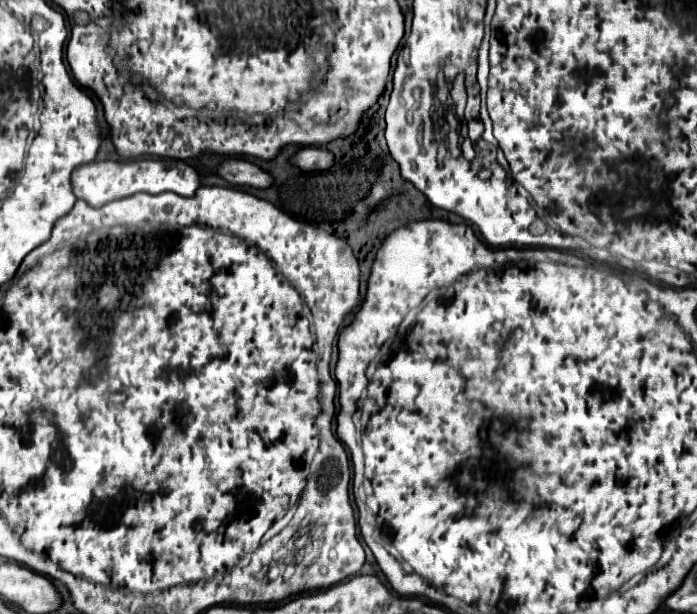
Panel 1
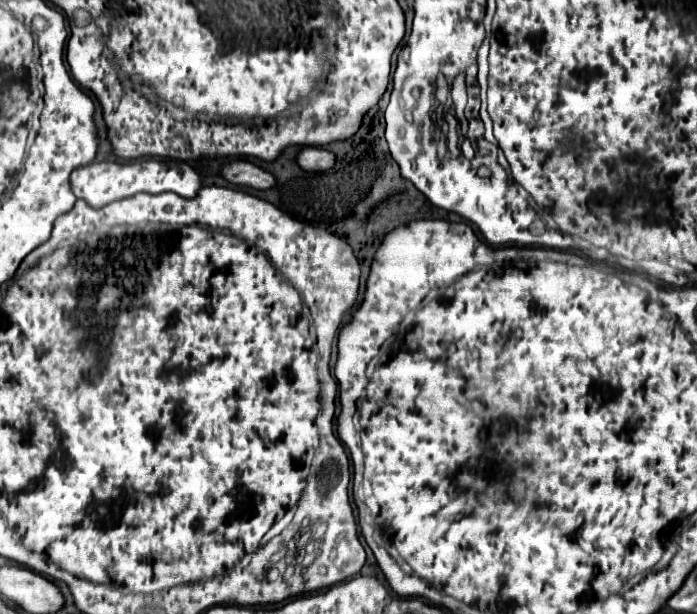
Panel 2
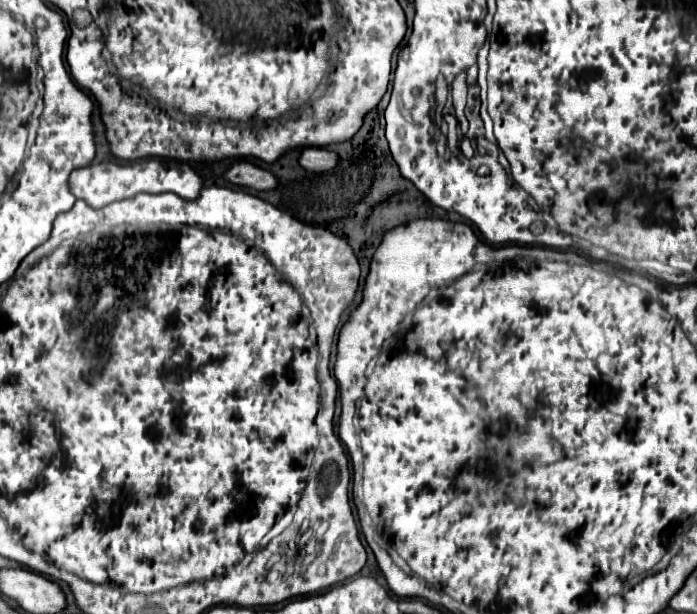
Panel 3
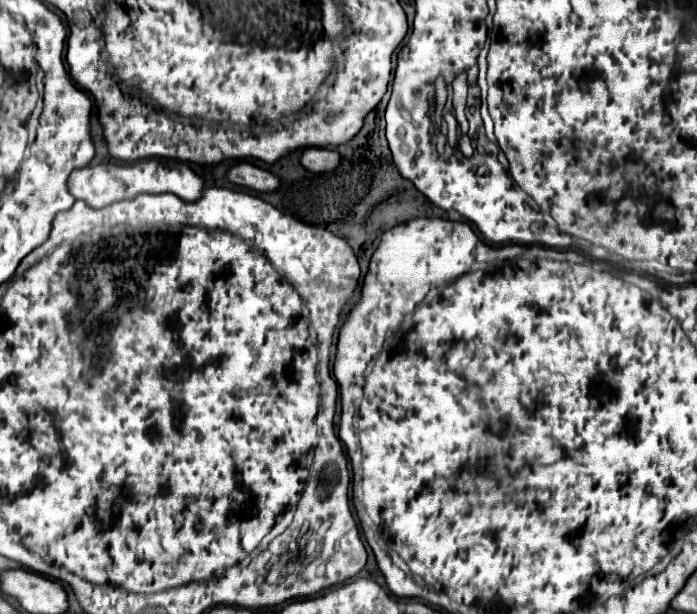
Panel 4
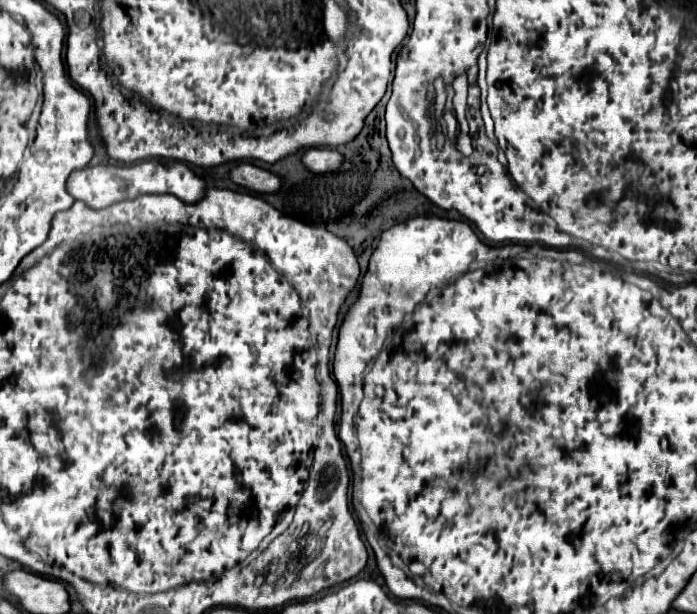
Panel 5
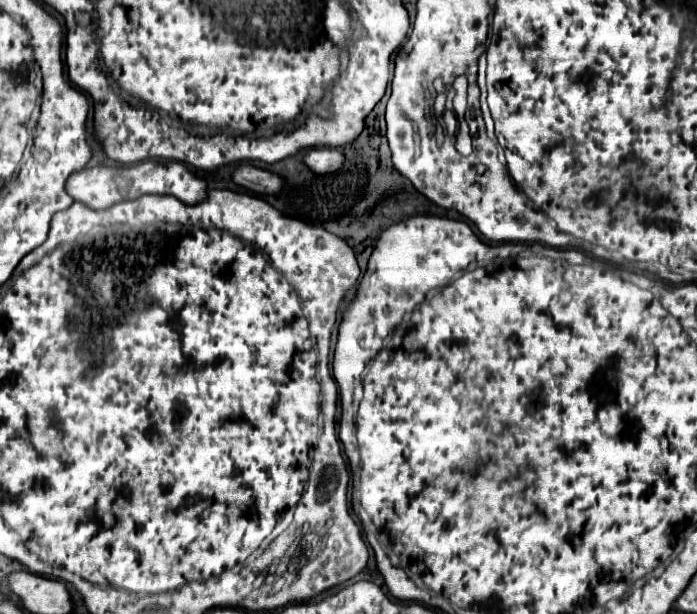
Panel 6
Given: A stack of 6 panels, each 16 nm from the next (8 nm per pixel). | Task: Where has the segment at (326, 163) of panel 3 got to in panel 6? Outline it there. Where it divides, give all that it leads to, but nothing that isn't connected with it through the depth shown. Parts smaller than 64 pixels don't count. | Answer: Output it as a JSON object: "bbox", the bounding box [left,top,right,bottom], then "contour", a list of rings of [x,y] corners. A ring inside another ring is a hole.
{"bbox":[306,148,344,174],"contour":[[[316,148],[306,154],[306,164],[316,174],[332,174],[344,166],[344,154],[336,148]]]}

